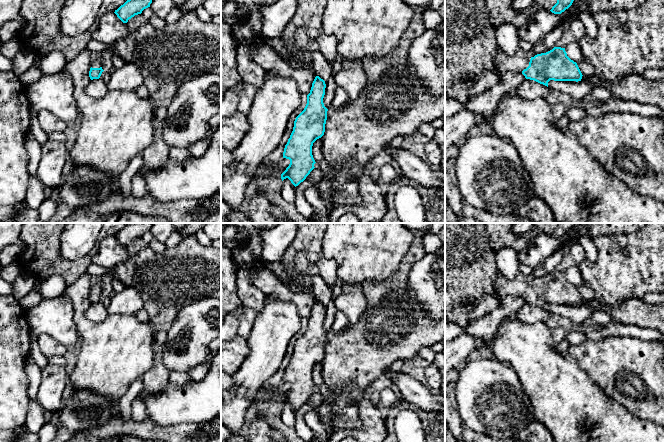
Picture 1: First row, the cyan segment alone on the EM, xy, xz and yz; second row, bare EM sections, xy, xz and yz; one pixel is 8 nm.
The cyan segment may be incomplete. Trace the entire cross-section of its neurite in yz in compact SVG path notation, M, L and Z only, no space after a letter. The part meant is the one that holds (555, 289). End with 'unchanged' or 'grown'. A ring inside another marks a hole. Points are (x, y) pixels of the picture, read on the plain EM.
M498 271L494 286L500 297L522 297L526 303L547 311L550 304L578 306L583 300L577 287L571 284L565 272L561 271L554 271L534 281L521 272L517 278L508 279Z | grown

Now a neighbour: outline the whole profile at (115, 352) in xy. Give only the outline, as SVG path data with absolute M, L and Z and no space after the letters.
M83 273L59 296L68 298L73 305L74 321L81 344L77 362L68 377L75 391L88 390L117 404L133 381L152 367L155 330L150 321L143 323L134 315L113 314L101 323L88 320L84 313L91 304L91 278L92 276Z

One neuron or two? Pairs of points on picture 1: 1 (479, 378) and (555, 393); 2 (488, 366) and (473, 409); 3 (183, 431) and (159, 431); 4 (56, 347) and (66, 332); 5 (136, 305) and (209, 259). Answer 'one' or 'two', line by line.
1: two
2: one
3: one
4: two
5: two

